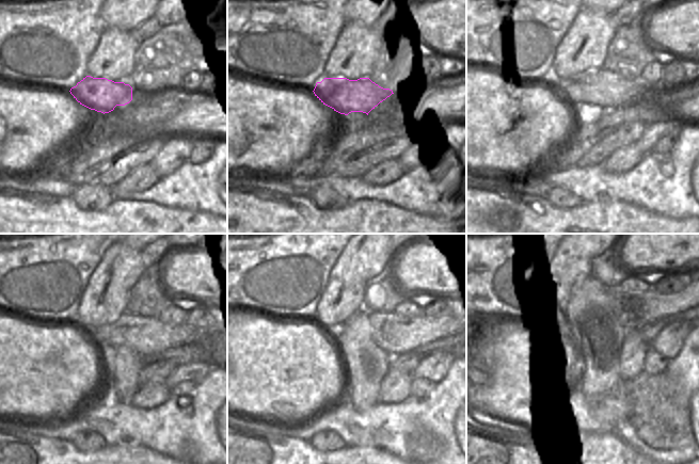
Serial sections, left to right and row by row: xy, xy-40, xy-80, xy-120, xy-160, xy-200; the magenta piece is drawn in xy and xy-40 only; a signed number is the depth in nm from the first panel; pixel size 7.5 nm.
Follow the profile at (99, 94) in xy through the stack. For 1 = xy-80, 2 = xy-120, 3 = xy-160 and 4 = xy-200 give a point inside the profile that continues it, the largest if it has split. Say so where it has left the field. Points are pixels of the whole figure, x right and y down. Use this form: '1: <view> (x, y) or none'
1: xy-80 (602, 88)
2: xy-120 (148, 336)
3: xy-160 (410, 328)
4: xy-200 (634, 303)

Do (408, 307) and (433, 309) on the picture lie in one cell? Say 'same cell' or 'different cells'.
same cell

